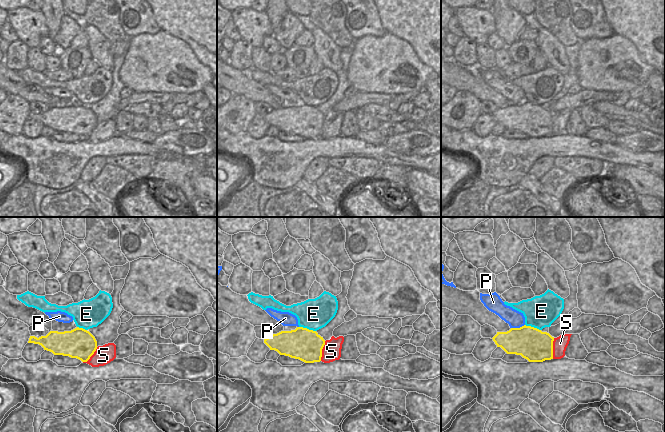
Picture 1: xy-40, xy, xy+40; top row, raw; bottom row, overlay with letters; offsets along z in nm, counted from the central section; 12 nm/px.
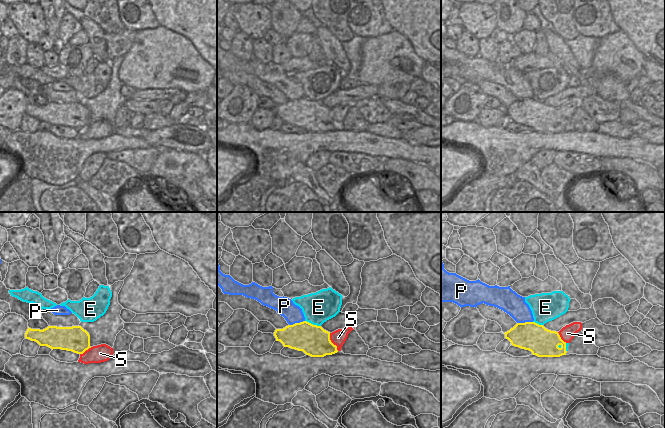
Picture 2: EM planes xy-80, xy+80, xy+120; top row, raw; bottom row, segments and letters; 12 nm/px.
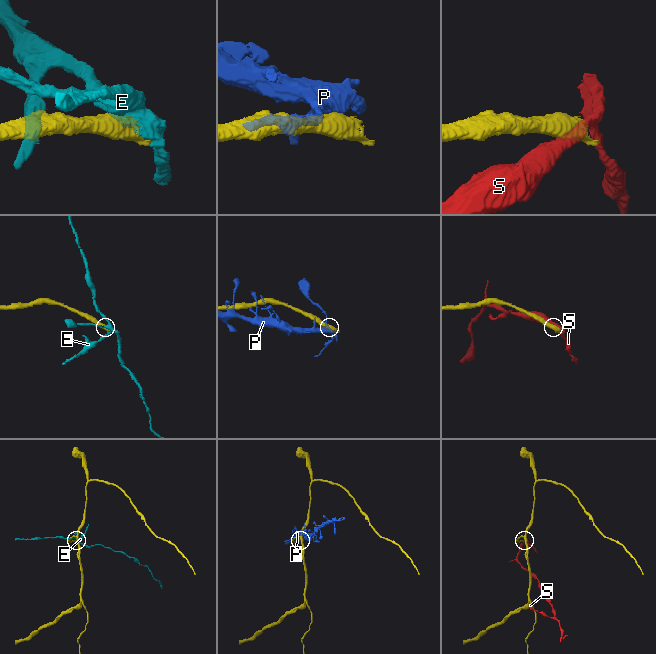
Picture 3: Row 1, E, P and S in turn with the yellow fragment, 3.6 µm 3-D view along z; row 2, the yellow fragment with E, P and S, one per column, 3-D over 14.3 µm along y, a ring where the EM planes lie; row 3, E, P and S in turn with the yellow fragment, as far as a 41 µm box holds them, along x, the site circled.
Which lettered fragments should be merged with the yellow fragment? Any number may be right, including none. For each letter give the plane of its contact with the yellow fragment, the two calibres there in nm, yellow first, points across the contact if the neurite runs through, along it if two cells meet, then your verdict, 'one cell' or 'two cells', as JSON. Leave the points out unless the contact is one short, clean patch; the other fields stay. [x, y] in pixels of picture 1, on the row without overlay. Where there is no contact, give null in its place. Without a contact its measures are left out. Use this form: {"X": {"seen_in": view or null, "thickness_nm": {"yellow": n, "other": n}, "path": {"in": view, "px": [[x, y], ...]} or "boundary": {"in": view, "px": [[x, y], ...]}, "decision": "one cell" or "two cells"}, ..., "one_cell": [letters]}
{"E": {"seen_in": "xy", "thickness_nm": {"yellow": 380, "other": 380}, "decision": "two cells"}, "P": {"seen_in": "xy+40", "thickness_nm": {"yellow": 380, "other": 200}, "decision": "two cells"}, "S": {"seen_in": "xy+40", "thickness_nm": {"yellow": 380, "other": 170}, "decision": "two cells"}, "one_cell": []}

